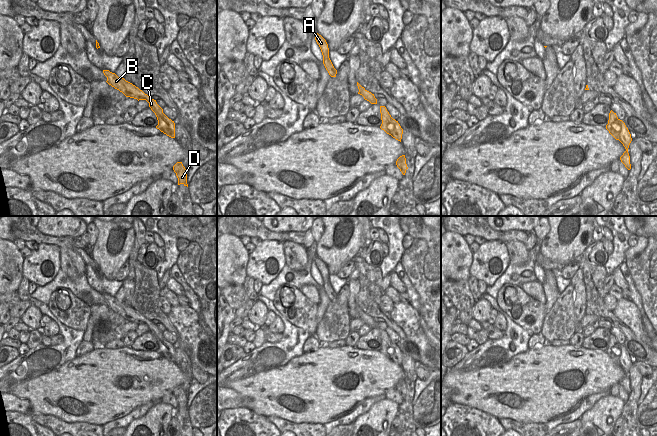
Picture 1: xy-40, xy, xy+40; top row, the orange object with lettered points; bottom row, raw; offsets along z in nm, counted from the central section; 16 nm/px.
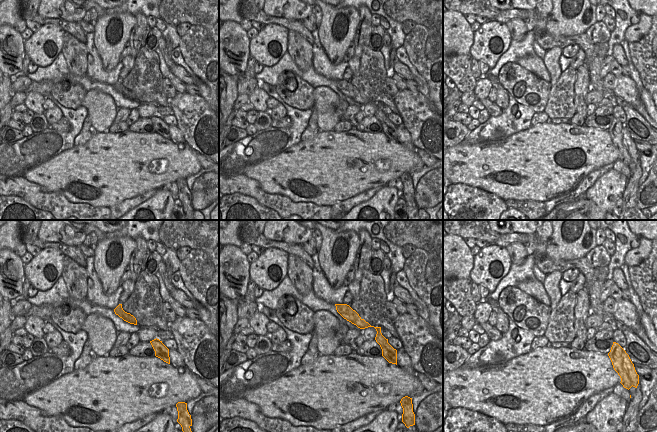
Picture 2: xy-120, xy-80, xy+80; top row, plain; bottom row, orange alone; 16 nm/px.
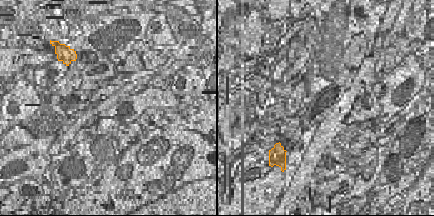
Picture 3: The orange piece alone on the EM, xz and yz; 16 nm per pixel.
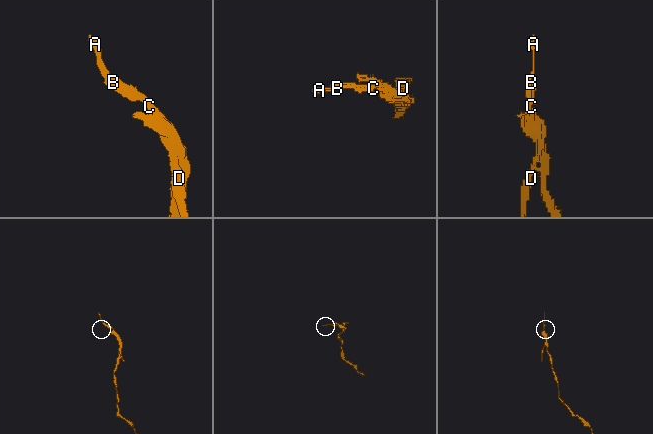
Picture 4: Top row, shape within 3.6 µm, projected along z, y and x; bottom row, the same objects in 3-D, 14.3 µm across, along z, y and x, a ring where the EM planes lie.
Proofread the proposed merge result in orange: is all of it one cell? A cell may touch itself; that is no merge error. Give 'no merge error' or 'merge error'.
merge error

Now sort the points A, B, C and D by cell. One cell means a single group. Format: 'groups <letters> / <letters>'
groups A B C / D

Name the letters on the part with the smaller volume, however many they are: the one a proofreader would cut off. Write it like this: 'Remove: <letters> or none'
Remove: D

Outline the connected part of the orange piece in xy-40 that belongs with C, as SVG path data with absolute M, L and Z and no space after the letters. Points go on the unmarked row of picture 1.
M103 294L104 299L107 301L107 307L115 313L122 316L126 321L139 324L146 324L149 327L149 331L158 341L158 349L156 350L161 356L171 362L175 362L175 347L169 343L164 337L163 333L157 328L156 324L145 318L138 311L132 307L126 305L124 302L118 301L115 297L109 294Z

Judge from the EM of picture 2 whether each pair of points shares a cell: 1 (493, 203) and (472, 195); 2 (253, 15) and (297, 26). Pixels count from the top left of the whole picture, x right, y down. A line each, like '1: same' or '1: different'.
1: same
2: same

